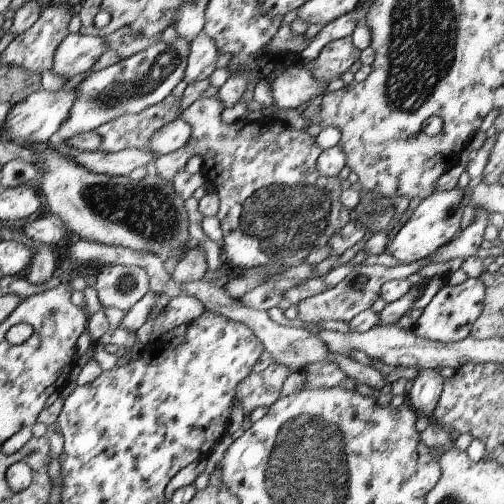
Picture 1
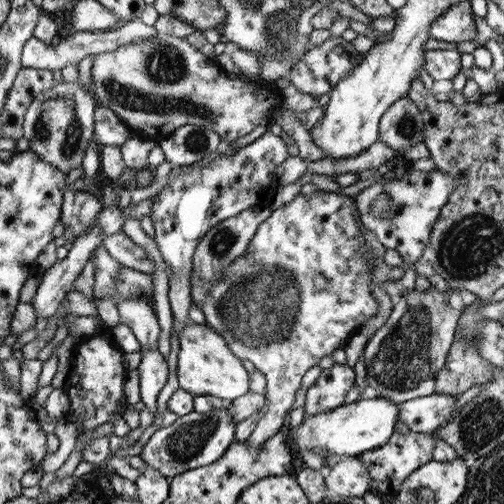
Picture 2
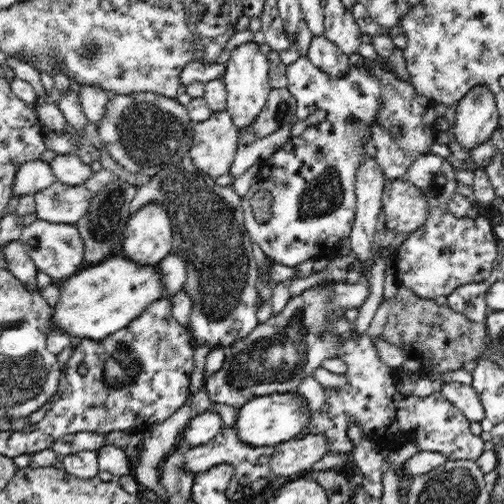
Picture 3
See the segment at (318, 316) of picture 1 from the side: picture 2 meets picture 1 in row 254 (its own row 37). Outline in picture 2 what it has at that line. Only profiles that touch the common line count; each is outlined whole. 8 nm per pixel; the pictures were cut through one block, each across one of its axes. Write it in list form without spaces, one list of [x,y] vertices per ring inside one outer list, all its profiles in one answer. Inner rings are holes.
[[[459,2],[457,6],[451,6],[445,16],[435,18],[433,26],[429,28],[431,40],[443,40],[443,42],[465,42],[477,38],[477,28],[473,22],[471,2]]]

